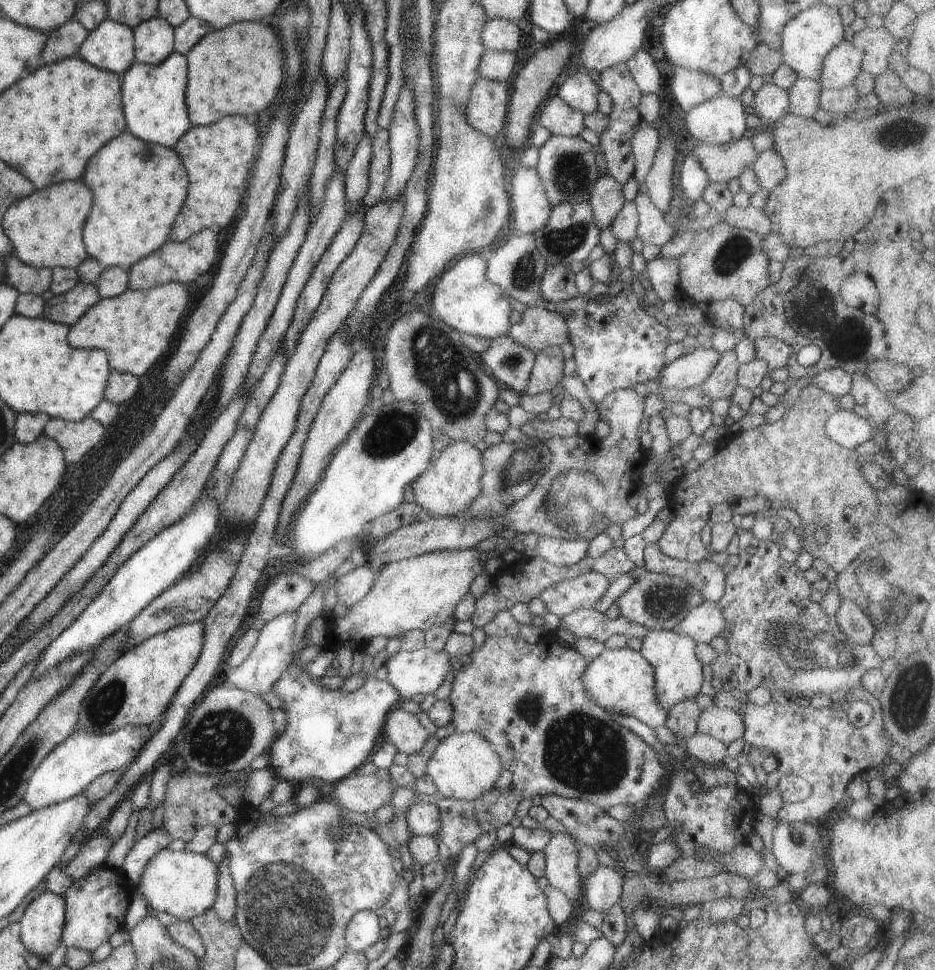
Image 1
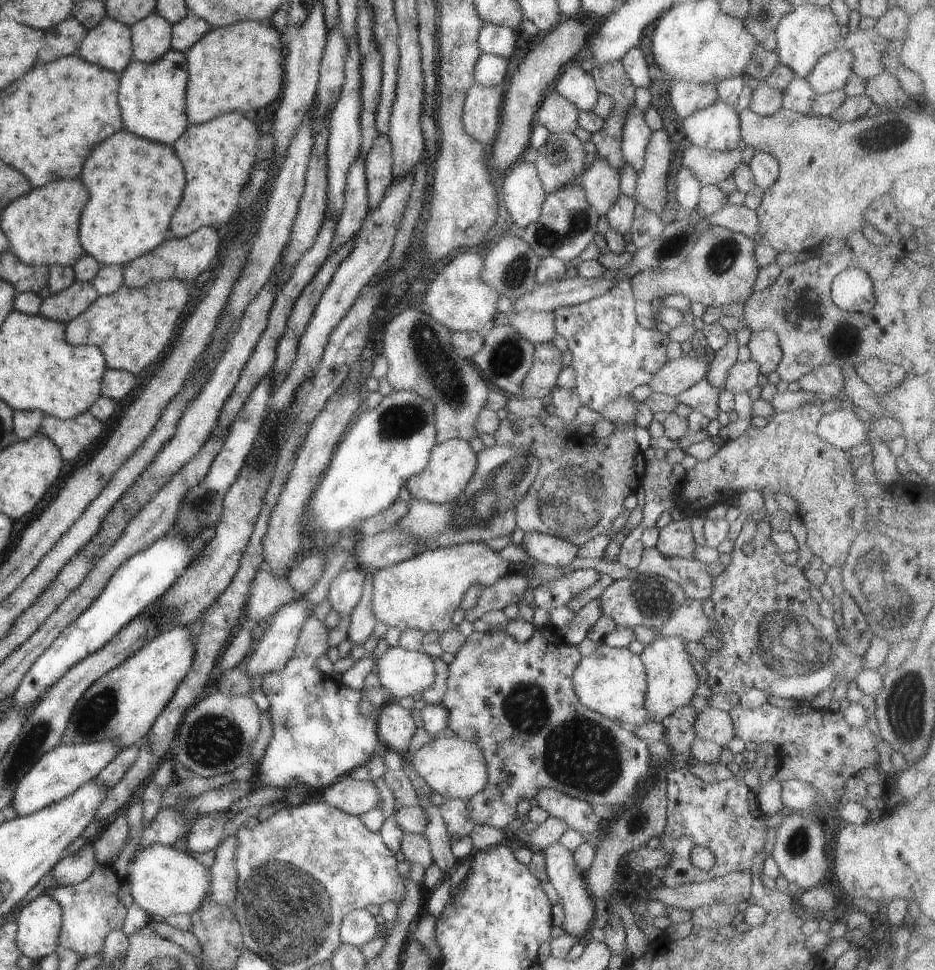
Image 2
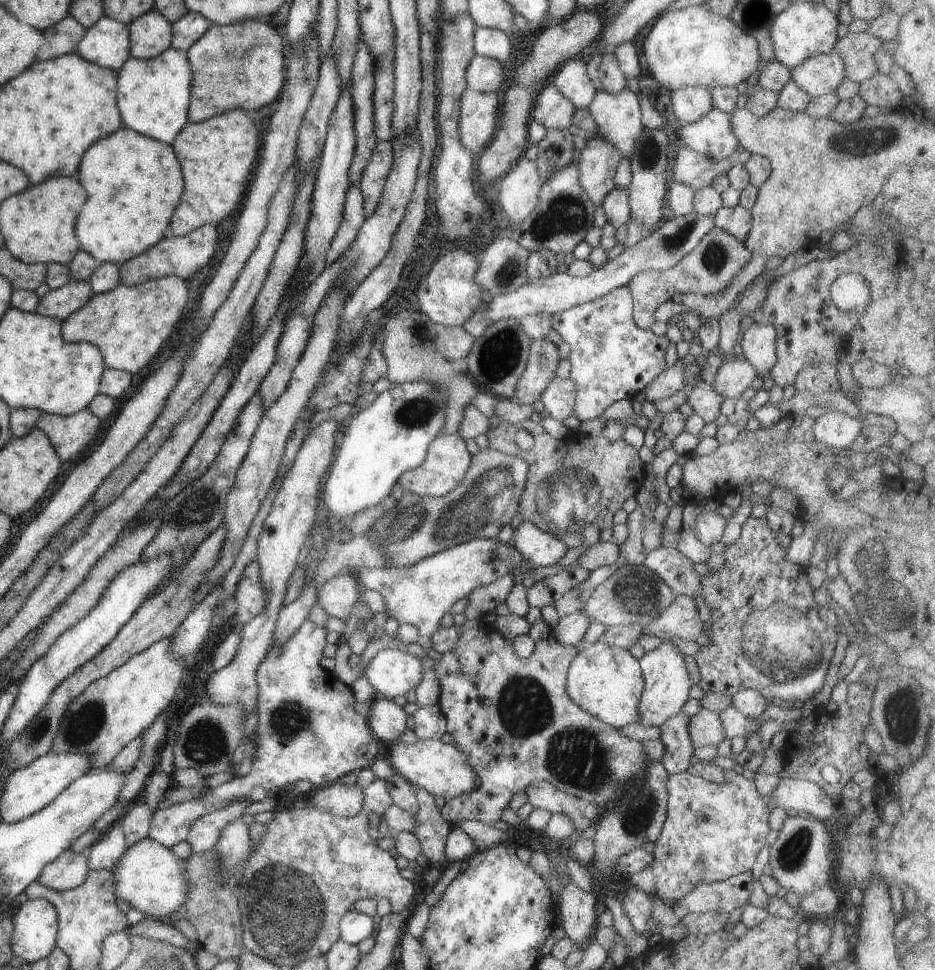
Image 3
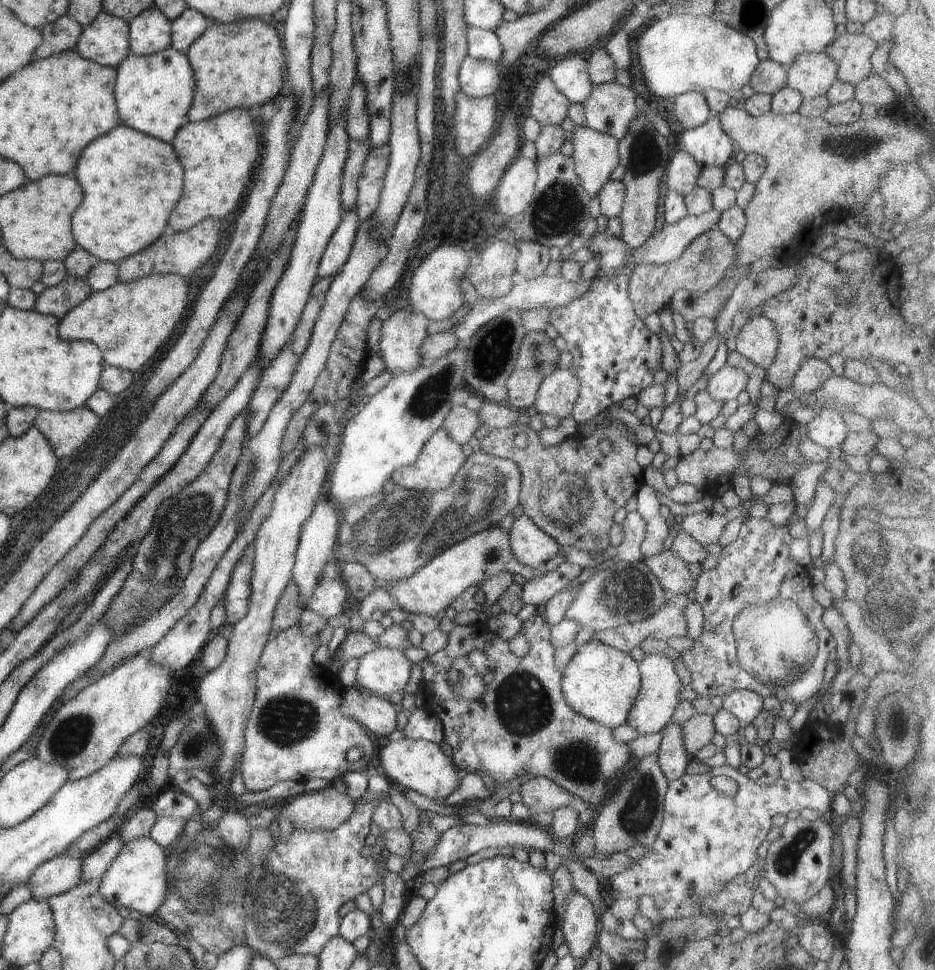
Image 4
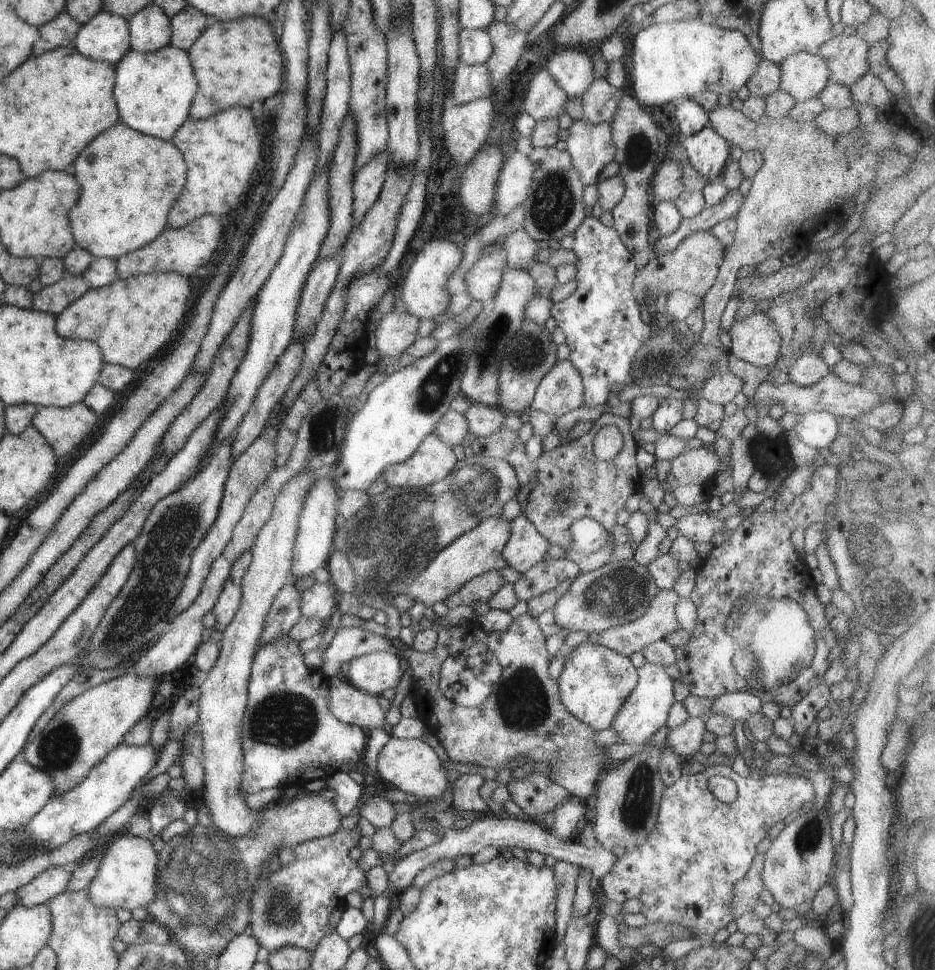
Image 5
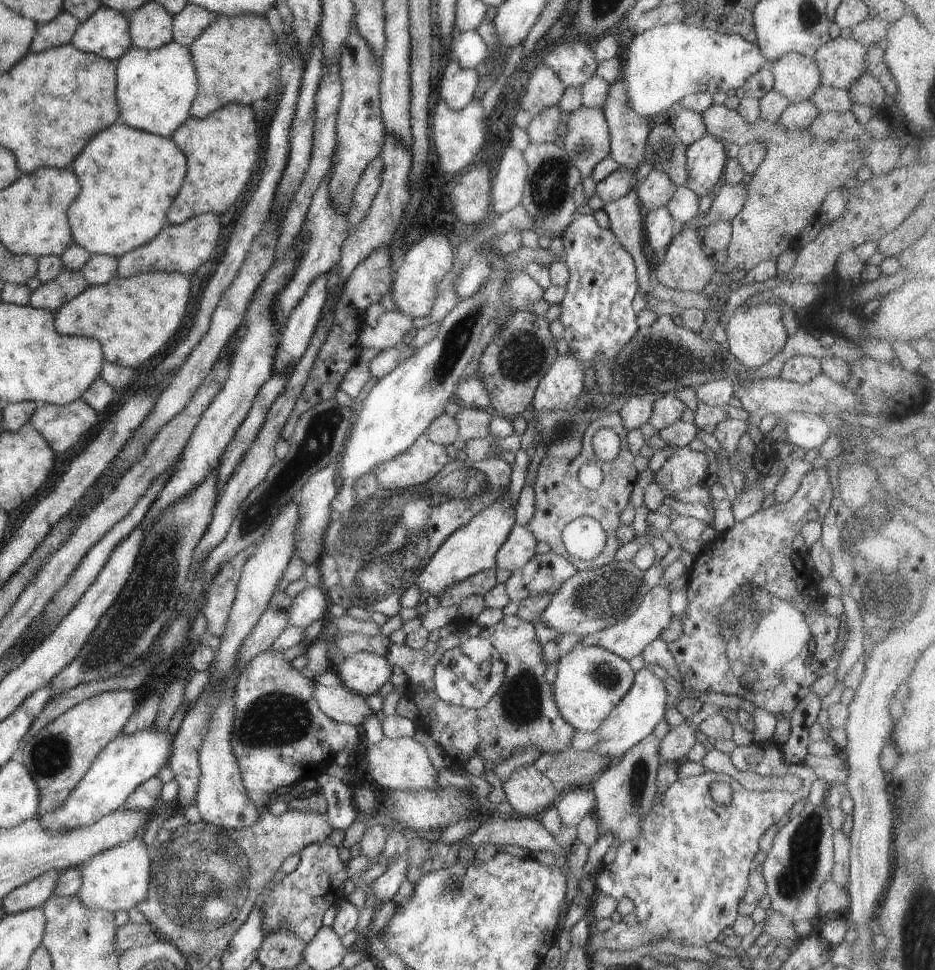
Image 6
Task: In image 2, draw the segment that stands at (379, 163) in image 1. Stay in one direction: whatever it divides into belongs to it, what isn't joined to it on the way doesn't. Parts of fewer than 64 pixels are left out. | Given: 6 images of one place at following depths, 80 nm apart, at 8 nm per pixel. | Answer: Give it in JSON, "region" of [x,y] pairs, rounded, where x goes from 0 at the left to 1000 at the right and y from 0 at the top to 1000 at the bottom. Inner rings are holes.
{"region":[[[404,139],[400,151],[390,161],[390,182],[393,188],[394,214],[404,214],[413,195],[420,187],[420,151],[415,139]]]}

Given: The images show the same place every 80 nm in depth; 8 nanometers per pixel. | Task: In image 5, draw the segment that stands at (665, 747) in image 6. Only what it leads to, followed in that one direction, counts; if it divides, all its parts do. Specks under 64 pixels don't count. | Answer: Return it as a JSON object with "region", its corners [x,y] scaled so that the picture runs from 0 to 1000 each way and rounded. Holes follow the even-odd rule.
{"region":[[[736,739],[724,749],[719,749],[713,758],[713,769],[717,770],[729,784],[741,781],[750,773],[753,765],[751,759],[756,754],[754,742],[751,739]]]}

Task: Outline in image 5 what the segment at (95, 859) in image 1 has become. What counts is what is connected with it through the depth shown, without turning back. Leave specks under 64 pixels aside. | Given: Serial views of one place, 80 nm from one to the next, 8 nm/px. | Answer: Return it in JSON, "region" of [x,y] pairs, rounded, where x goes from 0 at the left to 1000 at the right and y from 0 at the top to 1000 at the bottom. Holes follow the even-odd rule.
{"region":[[[53,894],[16,919],[18,932],[28,936],[51,932],[53,927],[70,919],[77,903],[77,895]]]}

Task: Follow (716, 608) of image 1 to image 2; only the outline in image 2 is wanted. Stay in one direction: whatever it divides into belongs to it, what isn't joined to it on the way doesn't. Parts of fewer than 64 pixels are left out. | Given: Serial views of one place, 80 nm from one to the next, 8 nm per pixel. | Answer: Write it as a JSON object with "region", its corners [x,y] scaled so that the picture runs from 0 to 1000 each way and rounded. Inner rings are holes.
{"region":[[[734,618],[732,624],[717,632],[708,645],[699,648],[701,654],[748,662],[755,655],[766,653],[765,640],[755,636],[750,622],[744,618]]]}

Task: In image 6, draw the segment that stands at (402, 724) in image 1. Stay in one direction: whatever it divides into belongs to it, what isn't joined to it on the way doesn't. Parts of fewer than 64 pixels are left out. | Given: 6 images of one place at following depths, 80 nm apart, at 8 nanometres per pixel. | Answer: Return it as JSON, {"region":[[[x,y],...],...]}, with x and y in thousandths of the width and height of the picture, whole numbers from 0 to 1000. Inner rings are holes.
{"region":[[[349,690],[335,698],[337,721],[343,733],[355,742],[387,749],[389,740],[398,736],[393,720],[372,711],[361,699],[358,691]]]}

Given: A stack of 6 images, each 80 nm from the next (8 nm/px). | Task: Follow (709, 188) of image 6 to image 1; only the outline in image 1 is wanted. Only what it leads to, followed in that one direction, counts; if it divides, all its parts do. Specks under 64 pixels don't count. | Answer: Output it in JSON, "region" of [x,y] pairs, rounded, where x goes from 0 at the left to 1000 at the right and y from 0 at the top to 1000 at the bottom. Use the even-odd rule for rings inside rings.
{"region":[[[770,96],[734,116],[734,134],[747,146],[775,149],[799,139],[797,109],[791,102]]]}

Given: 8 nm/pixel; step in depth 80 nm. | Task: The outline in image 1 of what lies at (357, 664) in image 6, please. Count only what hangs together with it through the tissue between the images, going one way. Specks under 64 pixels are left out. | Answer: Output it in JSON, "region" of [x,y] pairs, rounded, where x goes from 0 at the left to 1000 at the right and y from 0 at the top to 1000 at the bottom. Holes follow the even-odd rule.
{"region":[[[453,666],[444,671],[427,669],[421,675],[410,678],[409,687],[413,688],[414,700],[428,718],[439,722],[445,715],[463,715],[471,708],[482,687],[481,676],[475,670],[465,671]]]}

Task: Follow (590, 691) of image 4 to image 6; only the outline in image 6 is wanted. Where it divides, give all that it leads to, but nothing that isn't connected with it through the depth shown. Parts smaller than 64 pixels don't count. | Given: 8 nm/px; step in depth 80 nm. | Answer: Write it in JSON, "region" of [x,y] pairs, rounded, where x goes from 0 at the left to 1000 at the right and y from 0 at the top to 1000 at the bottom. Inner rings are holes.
{"region":[[[618,664],[606,674],[600,675],[596,682],[595,701],[589,705],[589,709],[601,740],[620,756],[633,756],[641,752],[643,744],[665,722],[665,719],[674,711],[678,702],[679,693],[670,679],[642,667]]]}

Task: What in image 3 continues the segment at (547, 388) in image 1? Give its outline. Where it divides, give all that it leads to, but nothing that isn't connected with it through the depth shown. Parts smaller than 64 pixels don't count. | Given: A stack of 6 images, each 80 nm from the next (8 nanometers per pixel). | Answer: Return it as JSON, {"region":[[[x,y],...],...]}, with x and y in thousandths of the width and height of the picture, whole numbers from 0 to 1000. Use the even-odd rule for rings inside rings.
{"region":[[[585,347],[568,349],[564,376],[553,392],[551,412],[555,418],[569,418],[584,397],[596,388],[599,373],[597,358]]]}

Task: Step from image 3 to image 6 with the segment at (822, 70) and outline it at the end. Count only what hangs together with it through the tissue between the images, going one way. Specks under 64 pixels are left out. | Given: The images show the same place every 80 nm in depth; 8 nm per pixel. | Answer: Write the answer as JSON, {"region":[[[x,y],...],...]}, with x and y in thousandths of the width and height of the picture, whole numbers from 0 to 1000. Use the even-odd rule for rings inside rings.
{"region":[[[846,54],[825,63],[827,91],[847,107],[864,104],[878,88],[878,74],[866,59]]]}

